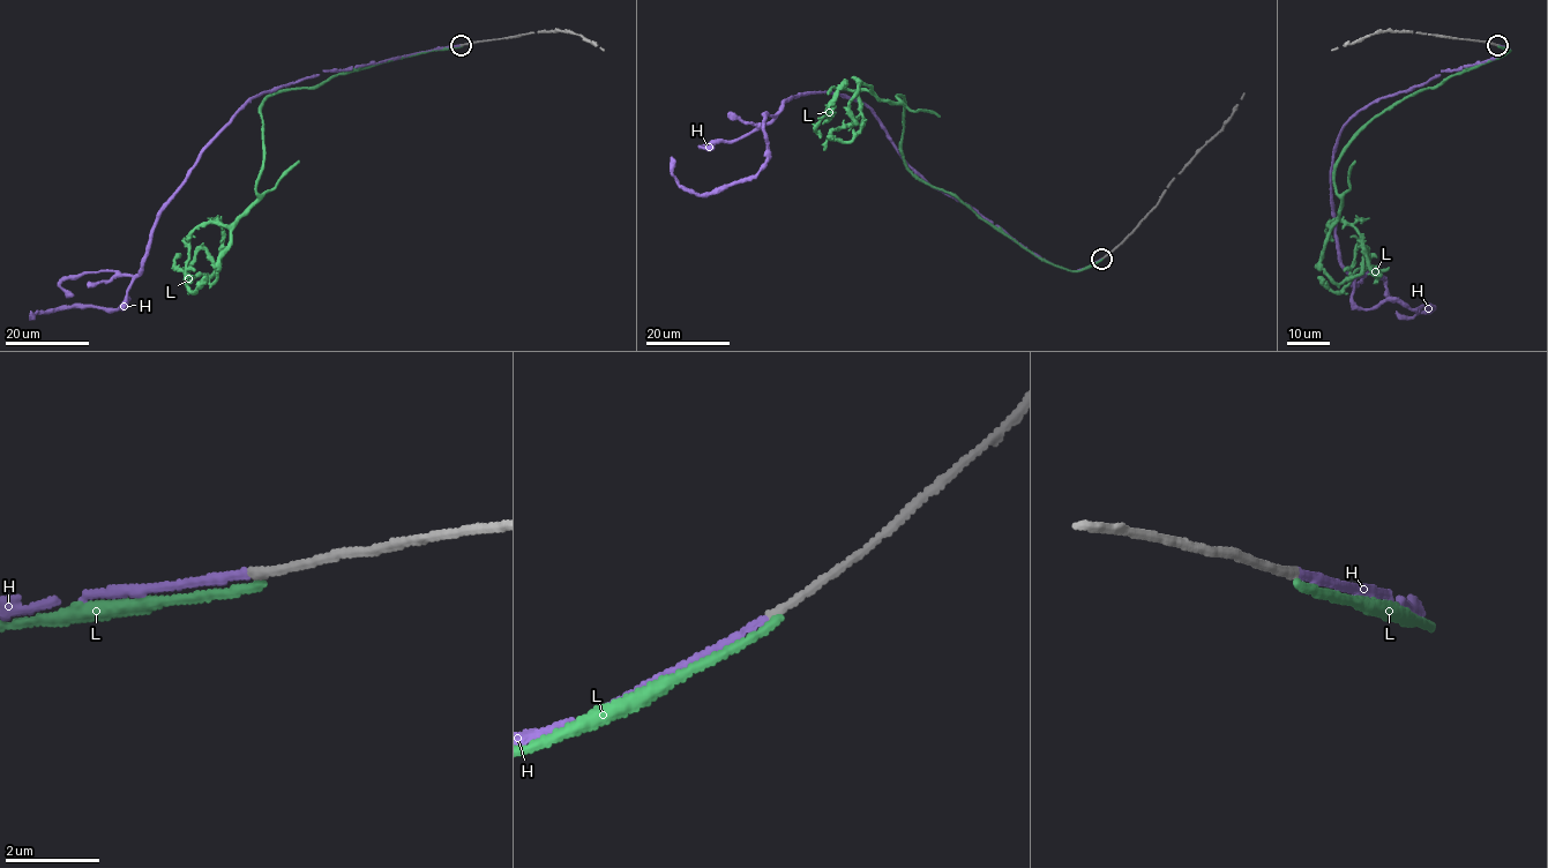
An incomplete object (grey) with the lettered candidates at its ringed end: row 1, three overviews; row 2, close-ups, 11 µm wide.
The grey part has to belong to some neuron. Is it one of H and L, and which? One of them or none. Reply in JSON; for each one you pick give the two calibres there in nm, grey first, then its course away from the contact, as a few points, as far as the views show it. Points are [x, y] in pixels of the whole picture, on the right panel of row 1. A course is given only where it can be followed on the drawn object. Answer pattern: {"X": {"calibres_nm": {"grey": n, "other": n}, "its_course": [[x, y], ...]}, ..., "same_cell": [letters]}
{"H": {"calibres_nm": {"grey": 170, "other": 150}, "its_course": [[1497, 45], [1510, 50], [1376, 99], [1339, 134], [1332, 212], [1352, 301], [1433, 308], [1396, 312]]}, "same_cell": ["H"]}

